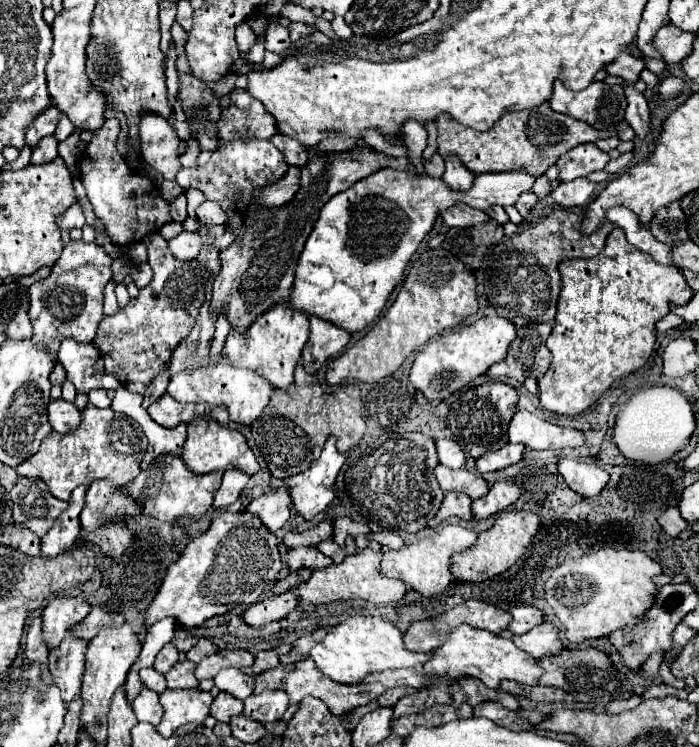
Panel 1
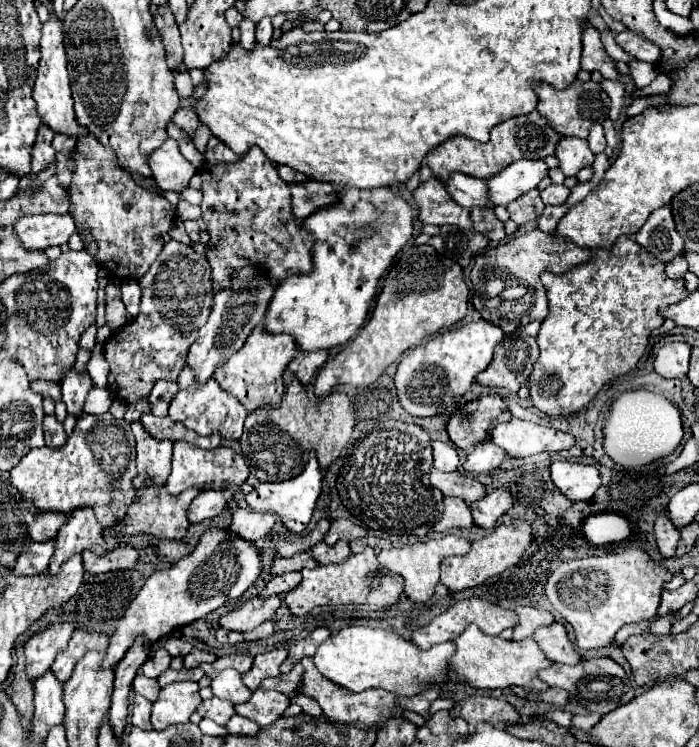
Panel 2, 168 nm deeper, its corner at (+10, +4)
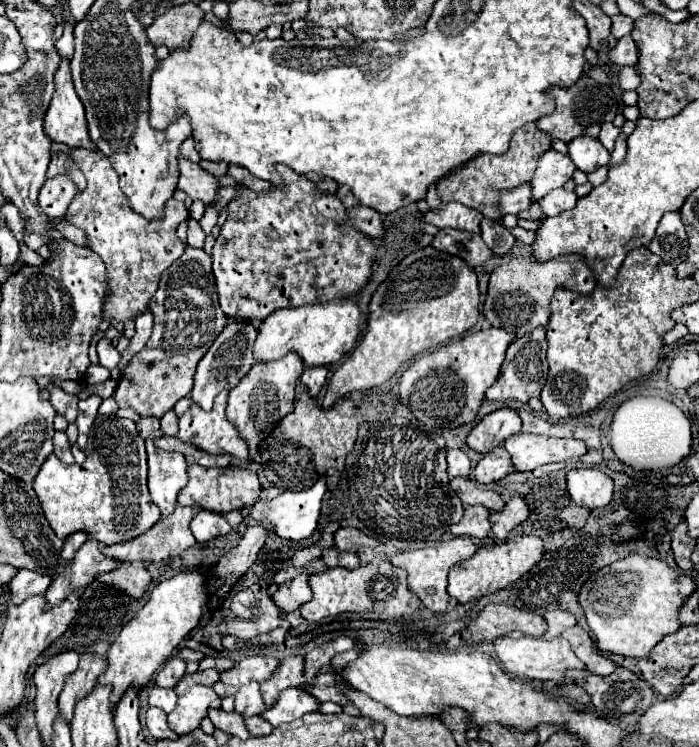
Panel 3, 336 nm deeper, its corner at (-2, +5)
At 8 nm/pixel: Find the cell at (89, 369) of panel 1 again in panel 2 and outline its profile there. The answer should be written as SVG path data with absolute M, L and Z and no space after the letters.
M72 368L72 370L66 372L66 376L60 382L60 386L62 386L62 400L64 400L66 408L68 408L68 414L74 414L76 418L80 418L84 402L86 402L86 396L94 386L90 376L88 374L78 374Z

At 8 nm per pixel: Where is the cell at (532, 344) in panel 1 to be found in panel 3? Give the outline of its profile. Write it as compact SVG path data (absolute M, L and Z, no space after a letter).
M536 327L532 333L516 339L508 351L506 359L502 363L502 371L496 379L496 383L486 391L486 399L518 399L526 403L530 397L538 397L548 375L548 361L546 361L546 329Z

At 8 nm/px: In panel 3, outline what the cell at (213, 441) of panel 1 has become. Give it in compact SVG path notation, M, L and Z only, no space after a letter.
M188 465L188 485L178 493L180 505L200 505L202 509L212 509L220 513L228 513L232 509L242 509L244 505L256 503L260 497L260 481L258 475L244 467L202 467Z

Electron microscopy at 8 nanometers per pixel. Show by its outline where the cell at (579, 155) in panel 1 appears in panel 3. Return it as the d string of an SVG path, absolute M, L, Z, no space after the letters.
M576 137L568 143L568 155L574 161L574 165L584 171L592 173L594 169L610 163L610 153L606 147L592 137Z

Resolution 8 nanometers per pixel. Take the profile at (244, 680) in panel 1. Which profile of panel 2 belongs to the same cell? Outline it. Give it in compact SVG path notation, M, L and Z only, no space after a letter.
M232 668L220 672L220 676L216 680L212 680L212 692L216 698L228 700L232 704L244 704L244 700L248 700L248 696L252 696L252 692L242 682L240 672L236 672Z

